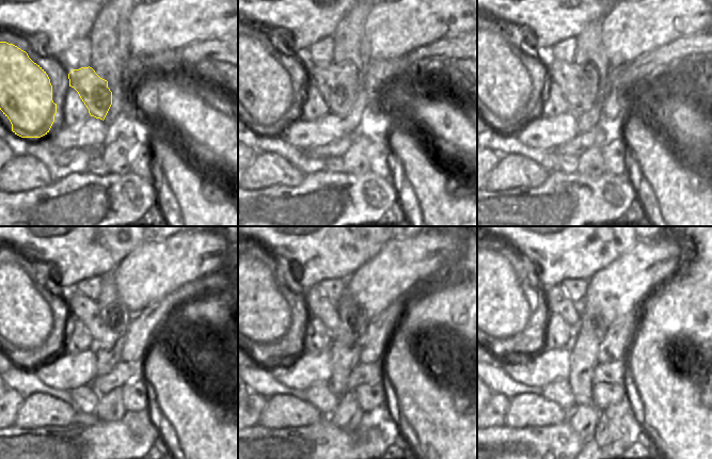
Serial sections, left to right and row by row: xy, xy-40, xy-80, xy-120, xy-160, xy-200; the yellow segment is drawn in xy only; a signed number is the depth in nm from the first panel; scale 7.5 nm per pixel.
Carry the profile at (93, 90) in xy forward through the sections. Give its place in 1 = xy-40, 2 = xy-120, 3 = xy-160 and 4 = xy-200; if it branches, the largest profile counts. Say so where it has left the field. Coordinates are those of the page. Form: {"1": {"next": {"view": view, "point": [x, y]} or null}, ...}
{"1": {"next": {"view": "xy-40", "point": [339, 99]}}, "2": {"next": {"view": "xy-120", "point": [81, 307]}}, "3": {"next": {"view": "xy-160", "point": [318, 305]}}, "4": {"next": {"view": "xy-200", "point": [557, 302]}}}

